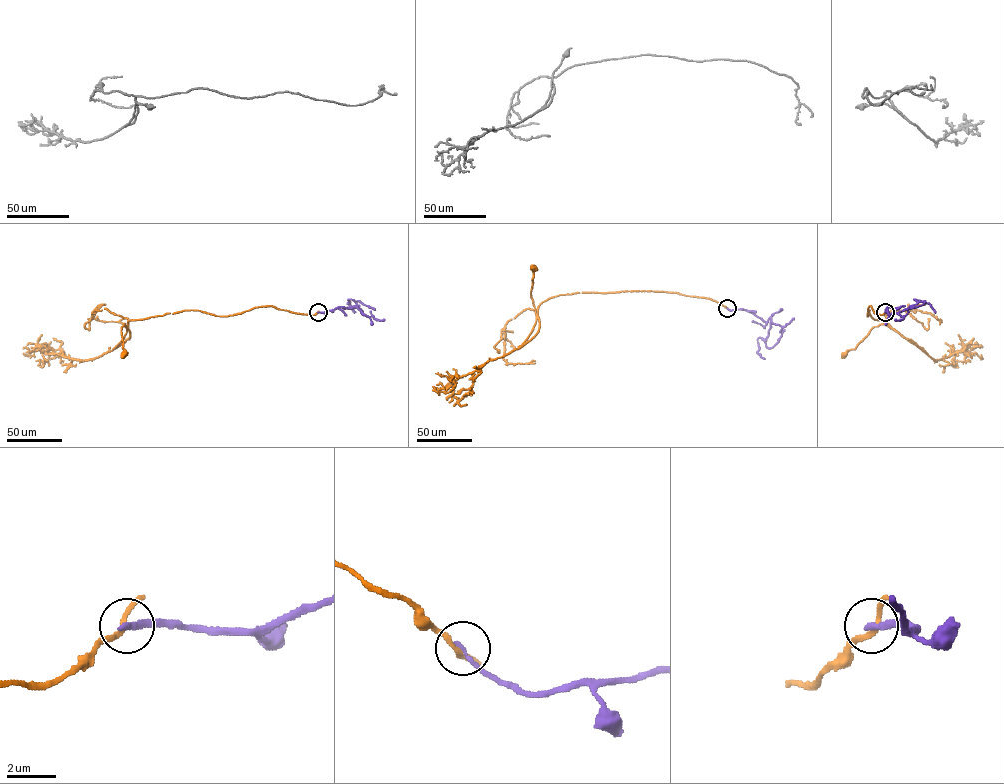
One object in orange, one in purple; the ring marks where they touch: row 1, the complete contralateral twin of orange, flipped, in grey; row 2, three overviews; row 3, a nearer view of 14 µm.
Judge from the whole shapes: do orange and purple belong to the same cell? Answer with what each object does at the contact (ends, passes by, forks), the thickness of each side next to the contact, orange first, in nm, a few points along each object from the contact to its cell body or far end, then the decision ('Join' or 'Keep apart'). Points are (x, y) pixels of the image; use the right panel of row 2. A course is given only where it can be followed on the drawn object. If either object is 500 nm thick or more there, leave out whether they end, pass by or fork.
At the ring orange passes by. At the ring purple ends. Thickness 200 nm (orange) against 240 nm. Course of orange: (885, 312), (875, 314), (871, 305), (867, 315), (922, 349), (881, 324), (844, 354). Course of purple: (885, 312), (889, 307), (898, 307), (893, 312), (900, 312), (916, 304), (915, 299), (929, 303), (935, 312). Keep apart

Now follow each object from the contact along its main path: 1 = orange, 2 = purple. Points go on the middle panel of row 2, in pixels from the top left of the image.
1: (727, 308), (664, 292), (560, 295), (539, 305), (537, 332), (522, 345), (536, 321), (533, 268)
2: (727, 308), (746, 310), (766, 322), (771, 317), (766, 340), (757, 340), (757, 352), (764, 359)

